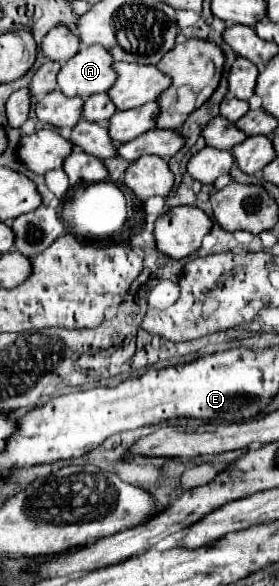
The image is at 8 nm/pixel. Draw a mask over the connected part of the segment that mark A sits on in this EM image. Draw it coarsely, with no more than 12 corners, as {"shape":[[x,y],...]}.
{"shape":[[82,48],[58,72],[66,96],[88,98],[114,86],[106,48]]}

